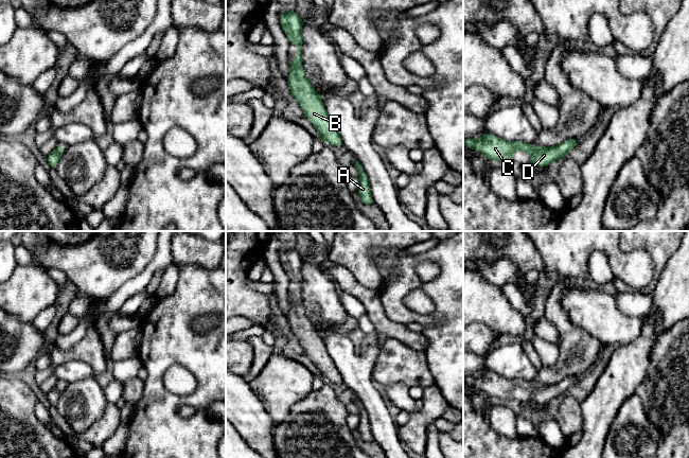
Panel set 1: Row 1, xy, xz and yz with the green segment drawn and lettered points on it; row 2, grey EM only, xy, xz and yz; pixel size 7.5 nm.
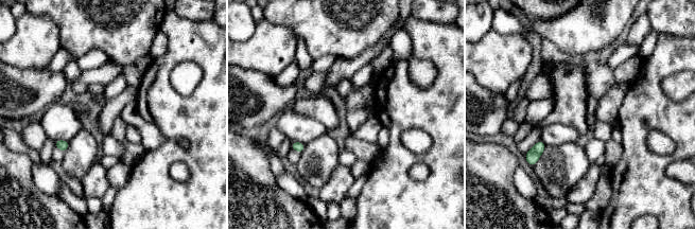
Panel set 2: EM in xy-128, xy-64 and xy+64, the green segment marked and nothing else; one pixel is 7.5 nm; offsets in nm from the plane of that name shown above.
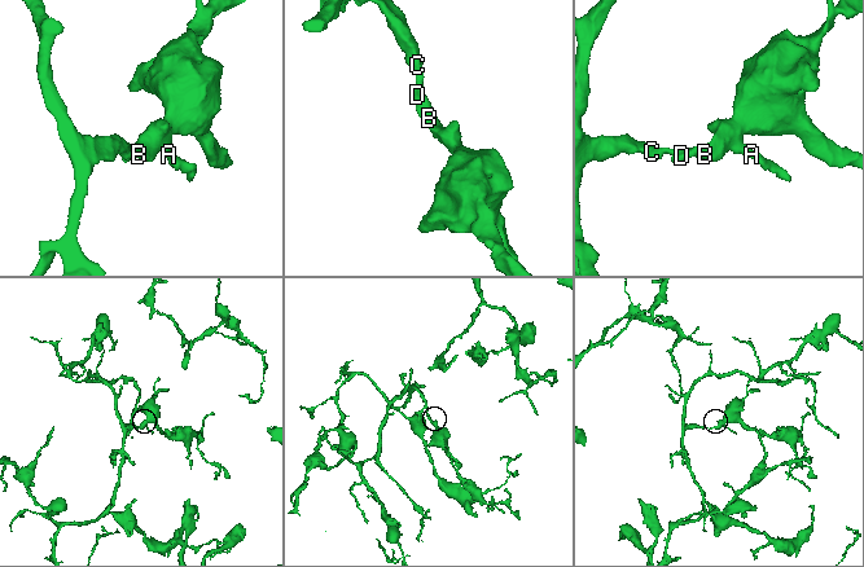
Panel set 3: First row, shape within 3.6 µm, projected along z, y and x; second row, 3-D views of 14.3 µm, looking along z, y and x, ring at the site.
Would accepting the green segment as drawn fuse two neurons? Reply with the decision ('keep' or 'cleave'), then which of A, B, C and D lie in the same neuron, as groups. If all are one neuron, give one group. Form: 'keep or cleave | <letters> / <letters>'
keep | A B C D

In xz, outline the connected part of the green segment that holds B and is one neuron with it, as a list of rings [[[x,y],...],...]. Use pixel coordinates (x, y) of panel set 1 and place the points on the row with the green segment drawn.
[[[295,10],[282,14],[279,17],[280,24],[285,32],[290,43],[298,47],[298,53],[295,55],[294,61],[289,60],[290,73],[287,78],[290,93],[299,103],[304,116],[312,122],[318,131],[318,136],[324,143],[335,146],[343,145],[343,141],[326,113],[320,95],[316,92],[312,84],[306,80],[304,70],[301,67],[301,51],[303,38],[301,29],[303,19]]]

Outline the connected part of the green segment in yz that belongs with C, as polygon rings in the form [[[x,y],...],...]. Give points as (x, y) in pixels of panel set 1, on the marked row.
[[[485,133],[480,139],[463,139],[463,144],[469,148],[474,148],[488,157],[489,161],[512,160],[512,155],[516,149],[530,153],[529,163],[545,166],[552,161],[566,156],[567,153],[577,146],[577,138],[568,139],[554,147],[540,146],[535,148],[532,143],[523,143],[519,141],[508,142],[493,134]]]

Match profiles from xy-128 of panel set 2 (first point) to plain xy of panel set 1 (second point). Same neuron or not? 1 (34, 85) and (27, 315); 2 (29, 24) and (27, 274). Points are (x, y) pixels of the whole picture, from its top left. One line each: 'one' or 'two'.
1: two
2: one

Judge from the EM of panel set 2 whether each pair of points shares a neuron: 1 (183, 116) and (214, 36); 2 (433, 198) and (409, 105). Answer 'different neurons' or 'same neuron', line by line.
1: same neuron
2: same neuron

